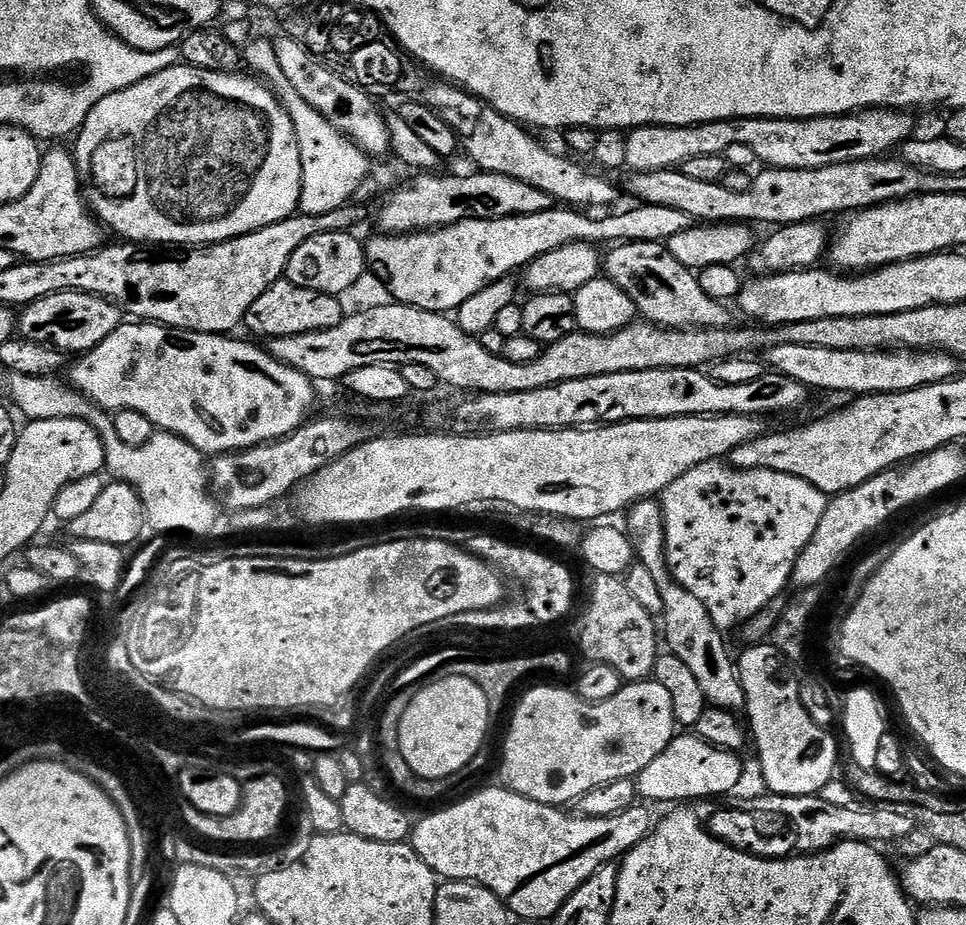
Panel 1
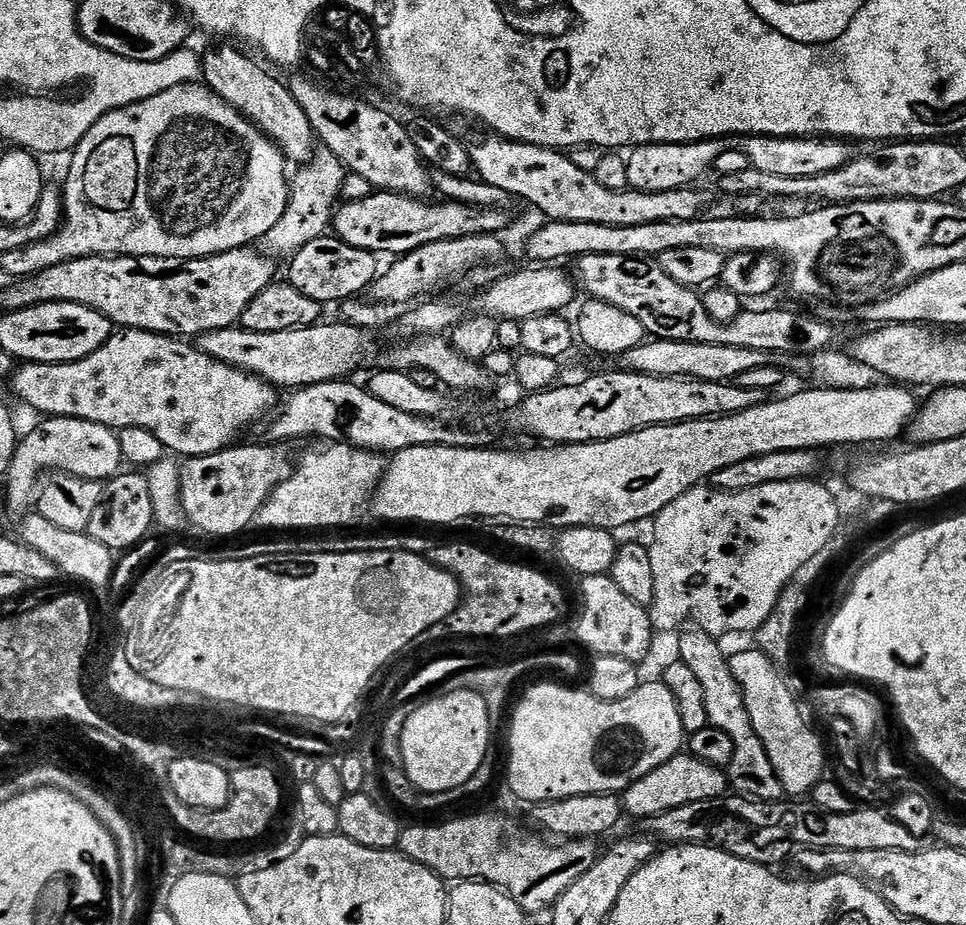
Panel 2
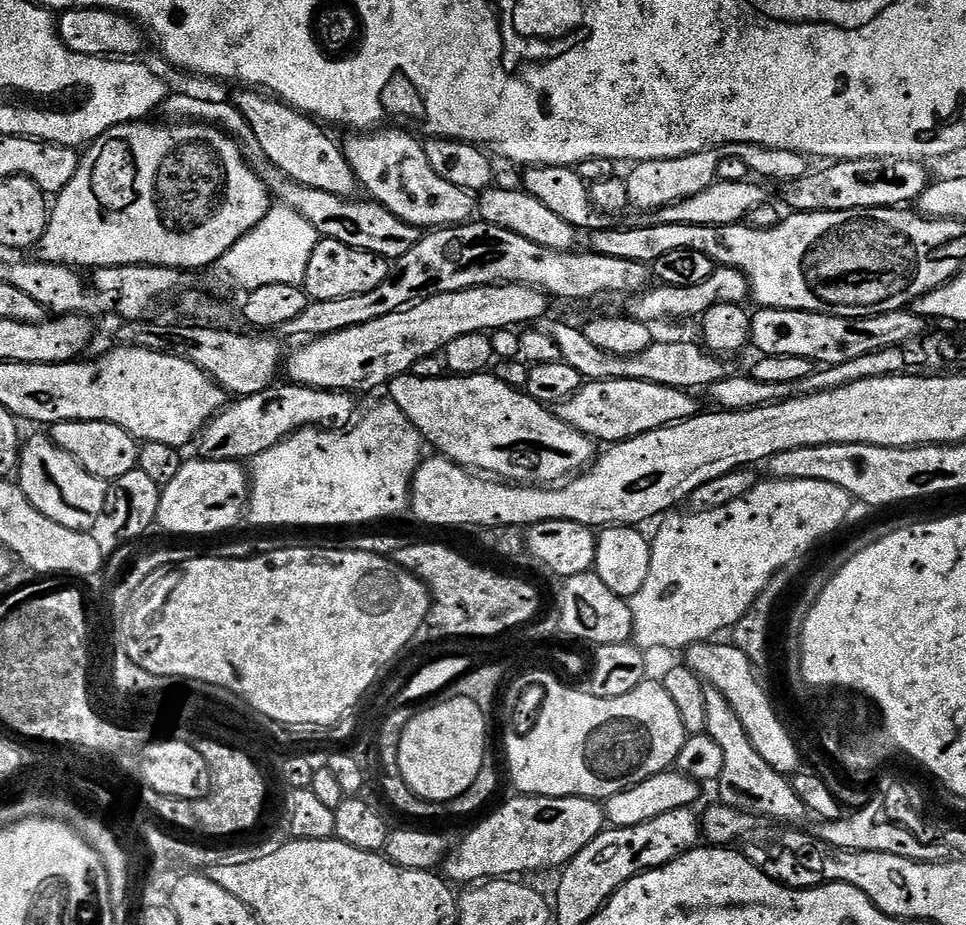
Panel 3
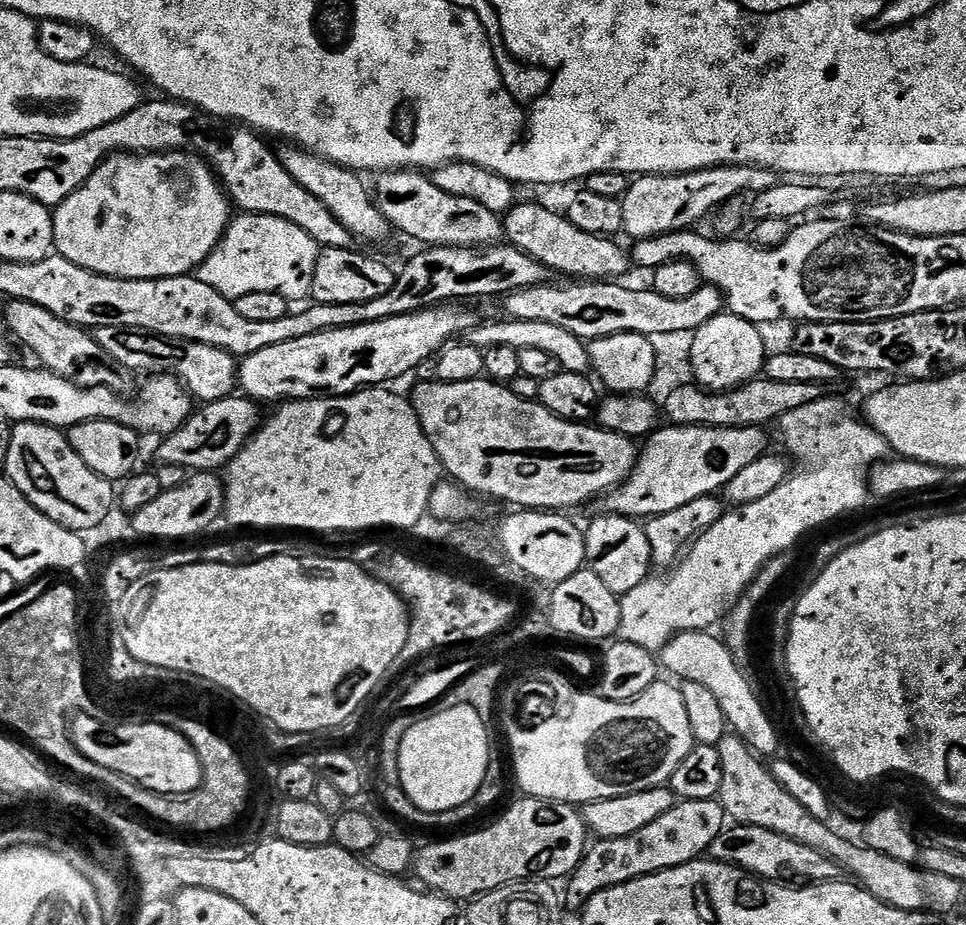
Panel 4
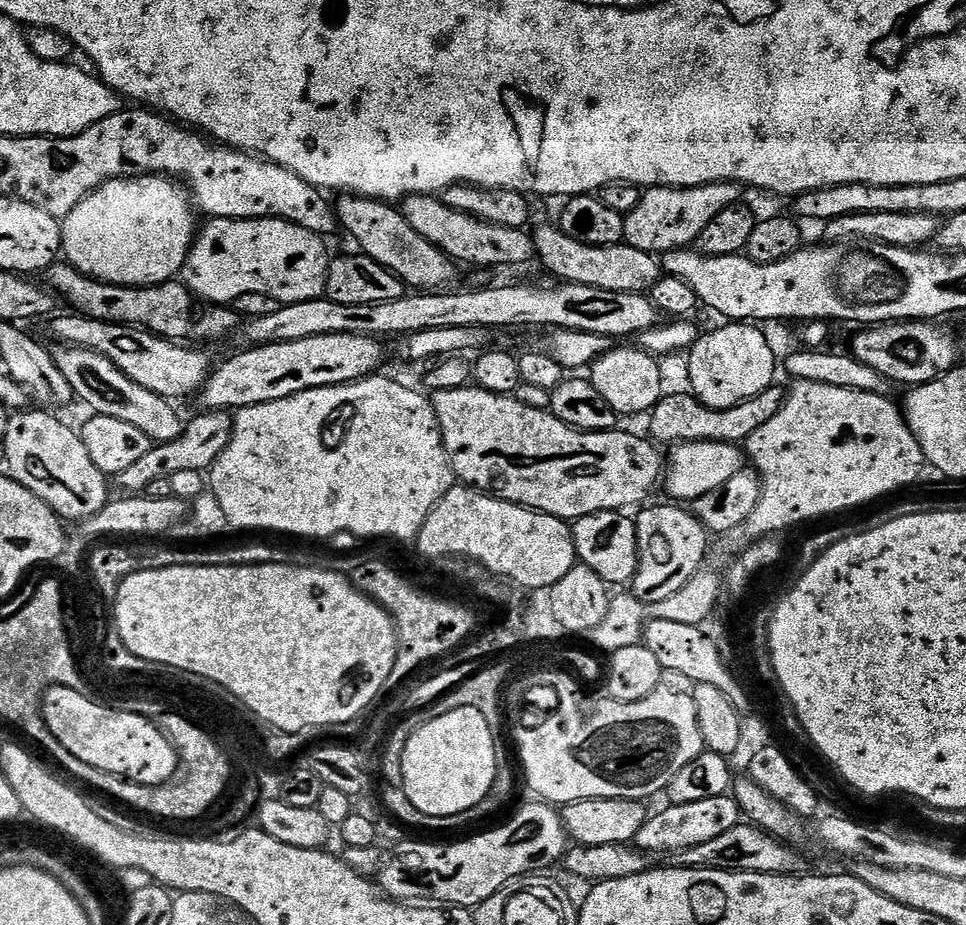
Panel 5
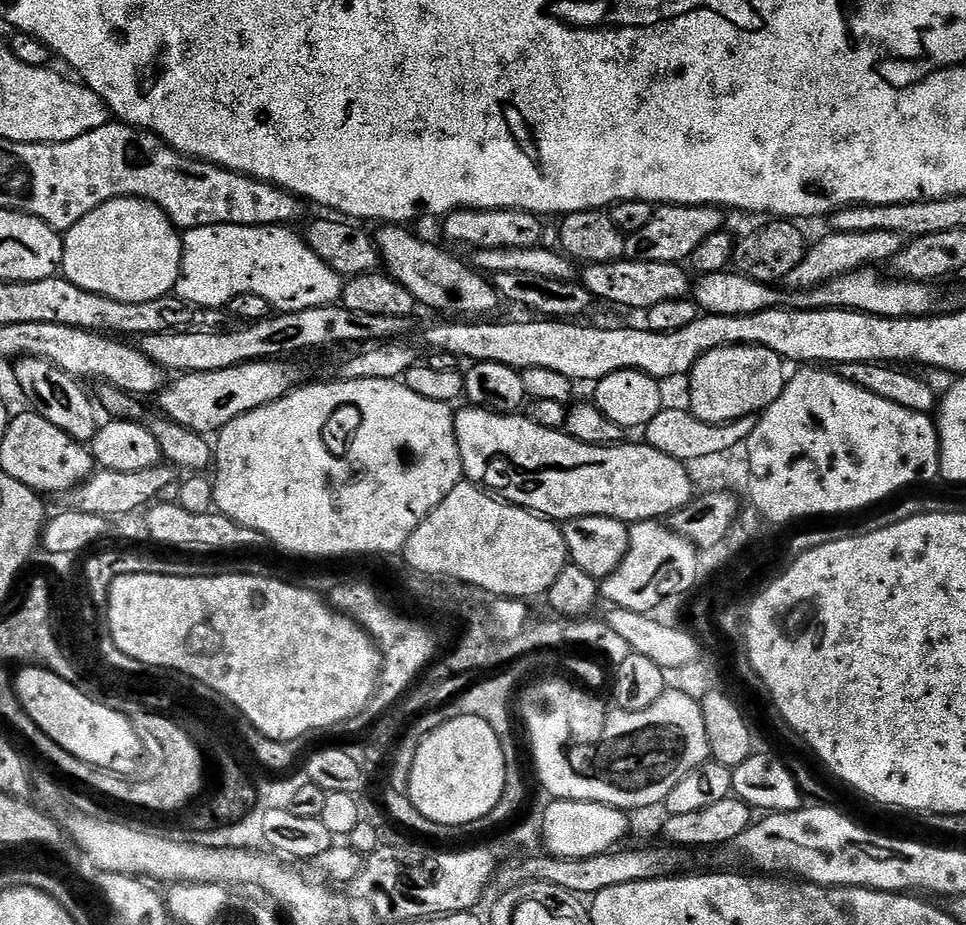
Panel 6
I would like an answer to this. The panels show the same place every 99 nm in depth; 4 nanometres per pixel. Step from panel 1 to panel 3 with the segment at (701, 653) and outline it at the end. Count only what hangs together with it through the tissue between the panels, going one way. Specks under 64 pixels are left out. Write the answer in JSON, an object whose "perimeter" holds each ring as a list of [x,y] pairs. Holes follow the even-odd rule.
{"perimeter":[[[711,686],[706,687],[706,726],[706,735],[714,738],[722,750],[719,803],[768,822],[777,820],[780,824],[788,824],[784,826],[796,826],[799,820],[809,819],[809,810],[802,798],[794,794],[791,779],[785,773],[774,770],[774,766],[770,766],[770,762],[766,762],[766,758],[754,750],[746,734],[746,726],[742,726],[742,718],[734,714],[734,706],[730,706],[722,693]]]}

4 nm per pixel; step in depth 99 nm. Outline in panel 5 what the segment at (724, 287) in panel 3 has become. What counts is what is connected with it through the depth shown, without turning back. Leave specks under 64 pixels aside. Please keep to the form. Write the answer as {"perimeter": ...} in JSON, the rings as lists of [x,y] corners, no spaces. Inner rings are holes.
{"perimeter":[[[512,284],[509,288],[480,286],[477,292],[447,291],[445,294],[405,294],[400,300],[385,304],[346,306],[327,298],[302,304],[277,307],[274,314],[257,316],[243,325],[248,346],[286,344],[315,336],[370,336],[399,338],[424,330],[443,330],[454,326],[466,328],[548,328],[566,332],[585,332],[595,336],[632,336],[657,327],[658,313],[644,294],[623,296],[581,284],[555,285],[557,288],[535,288],[532,284]]]}

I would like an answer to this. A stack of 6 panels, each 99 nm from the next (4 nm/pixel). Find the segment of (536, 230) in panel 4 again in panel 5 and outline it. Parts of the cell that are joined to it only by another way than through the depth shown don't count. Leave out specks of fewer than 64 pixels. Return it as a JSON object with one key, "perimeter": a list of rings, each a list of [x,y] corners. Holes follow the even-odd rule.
{"perimeter":[[[548,224],[534,232],[536,255],[539,263],[544,263],[548,272],[553,272],[557,281],[565,284],[581,284],[607,292],[617,292],[623,296],[648,294],[662,279],[662,264],[653,253],[634,250],[623,242],[610,248],[582,246],[574,238],[566,238],[559,227]]]}

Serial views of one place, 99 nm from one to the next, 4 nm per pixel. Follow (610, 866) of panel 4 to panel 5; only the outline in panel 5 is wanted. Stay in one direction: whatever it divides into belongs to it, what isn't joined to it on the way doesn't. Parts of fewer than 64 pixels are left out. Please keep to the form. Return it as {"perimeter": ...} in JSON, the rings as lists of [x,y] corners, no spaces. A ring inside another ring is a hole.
{"perimeter":[[[719,796],[705,798],[702,802],[686,802],[664,806],[660,813],[649,815],[648,821],[638,830],[634,844],[641,852],[673,852],[679,854],[688,848],[702,846],[702,842],[710,842],[710,838],[719,838],[728,830],[734,830],[741,823],[742,813],[735,796]]]}

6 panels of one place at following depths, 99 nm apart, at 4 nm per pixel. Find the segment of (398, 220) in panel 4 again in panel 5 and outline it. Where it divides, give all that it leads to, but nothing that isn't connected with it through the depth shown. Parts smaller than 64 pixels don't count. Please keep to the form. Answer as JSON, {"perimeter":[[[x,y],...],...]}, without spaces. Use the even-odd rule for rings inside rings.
{"perimeter":[[[410,196],[403,201],[402,211],[406,222],[426,238],[438,250],[442,250],[448,259],[457,265],[473,264],[476,270],[492,268],[516,268],[519,264],[528,264],[537,259],[536,242],[527,231],[521,228],[502,228],[497,224],[487,224],[473,216],[467,216],[444,204],[443,199],[433,196]]]}

